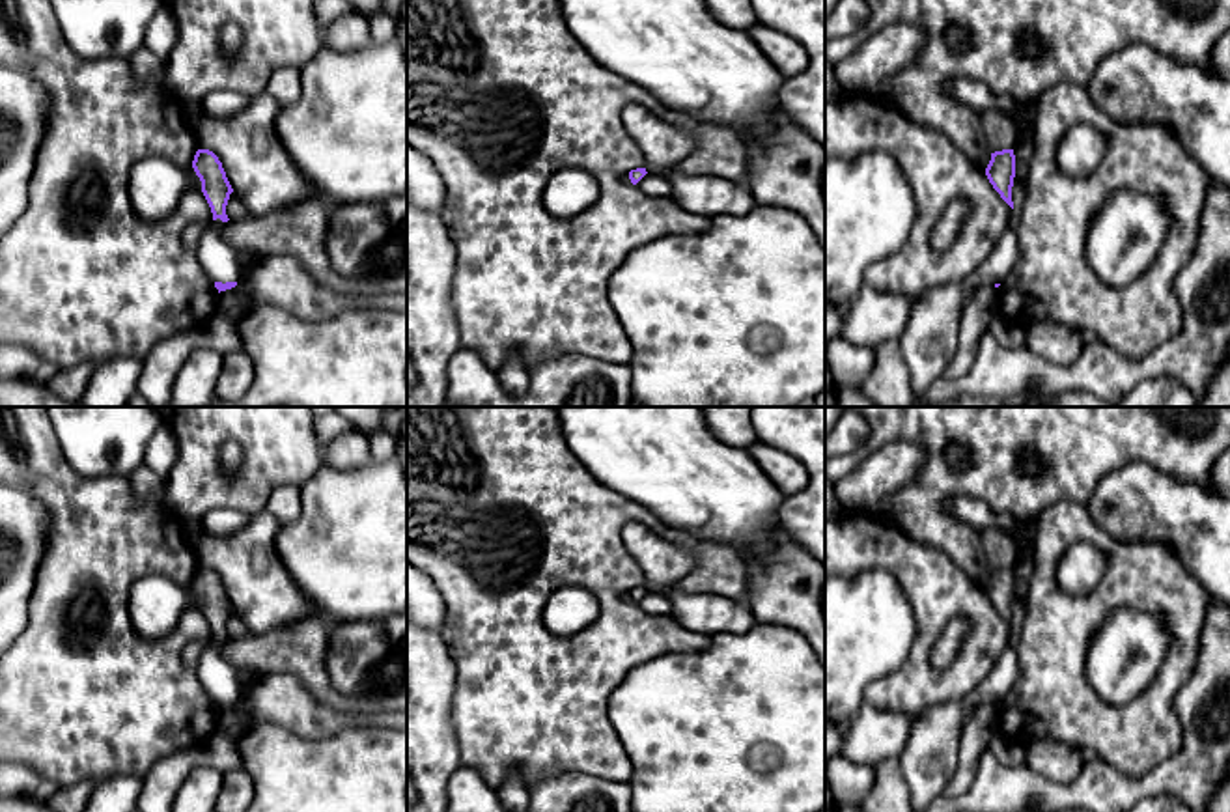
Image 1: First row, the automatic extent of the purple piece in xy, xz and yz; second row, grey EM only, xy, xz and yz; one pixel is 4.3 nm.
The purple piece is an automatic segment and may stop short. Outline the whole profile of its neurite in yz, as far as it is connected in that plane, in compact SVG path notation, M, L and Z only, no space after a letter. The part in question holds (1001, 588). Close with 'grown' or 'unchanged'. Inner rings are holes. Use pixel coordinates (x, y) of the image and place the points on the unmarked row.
M1002 567L991 571L991 579L985 586L985 594L1000 616L1013 627L1012 605L1015 595L1015 573L1013 567Z; unchanged

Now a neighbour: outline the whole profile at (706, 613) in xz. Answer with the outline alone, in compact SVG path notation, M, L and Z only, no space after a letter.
M666 590L664 595L670 599L670 618L681 627L715 637L715 635L741 635L747 633L754 623L754 612L747 599L734 599L713 592L685 592Z

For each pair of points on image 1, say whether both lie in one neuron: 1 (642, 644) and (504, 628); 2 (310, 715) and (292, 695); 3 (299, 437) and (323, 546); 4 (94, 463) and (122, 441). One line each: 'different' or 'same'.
1: same
2: same
3: different
4: same

